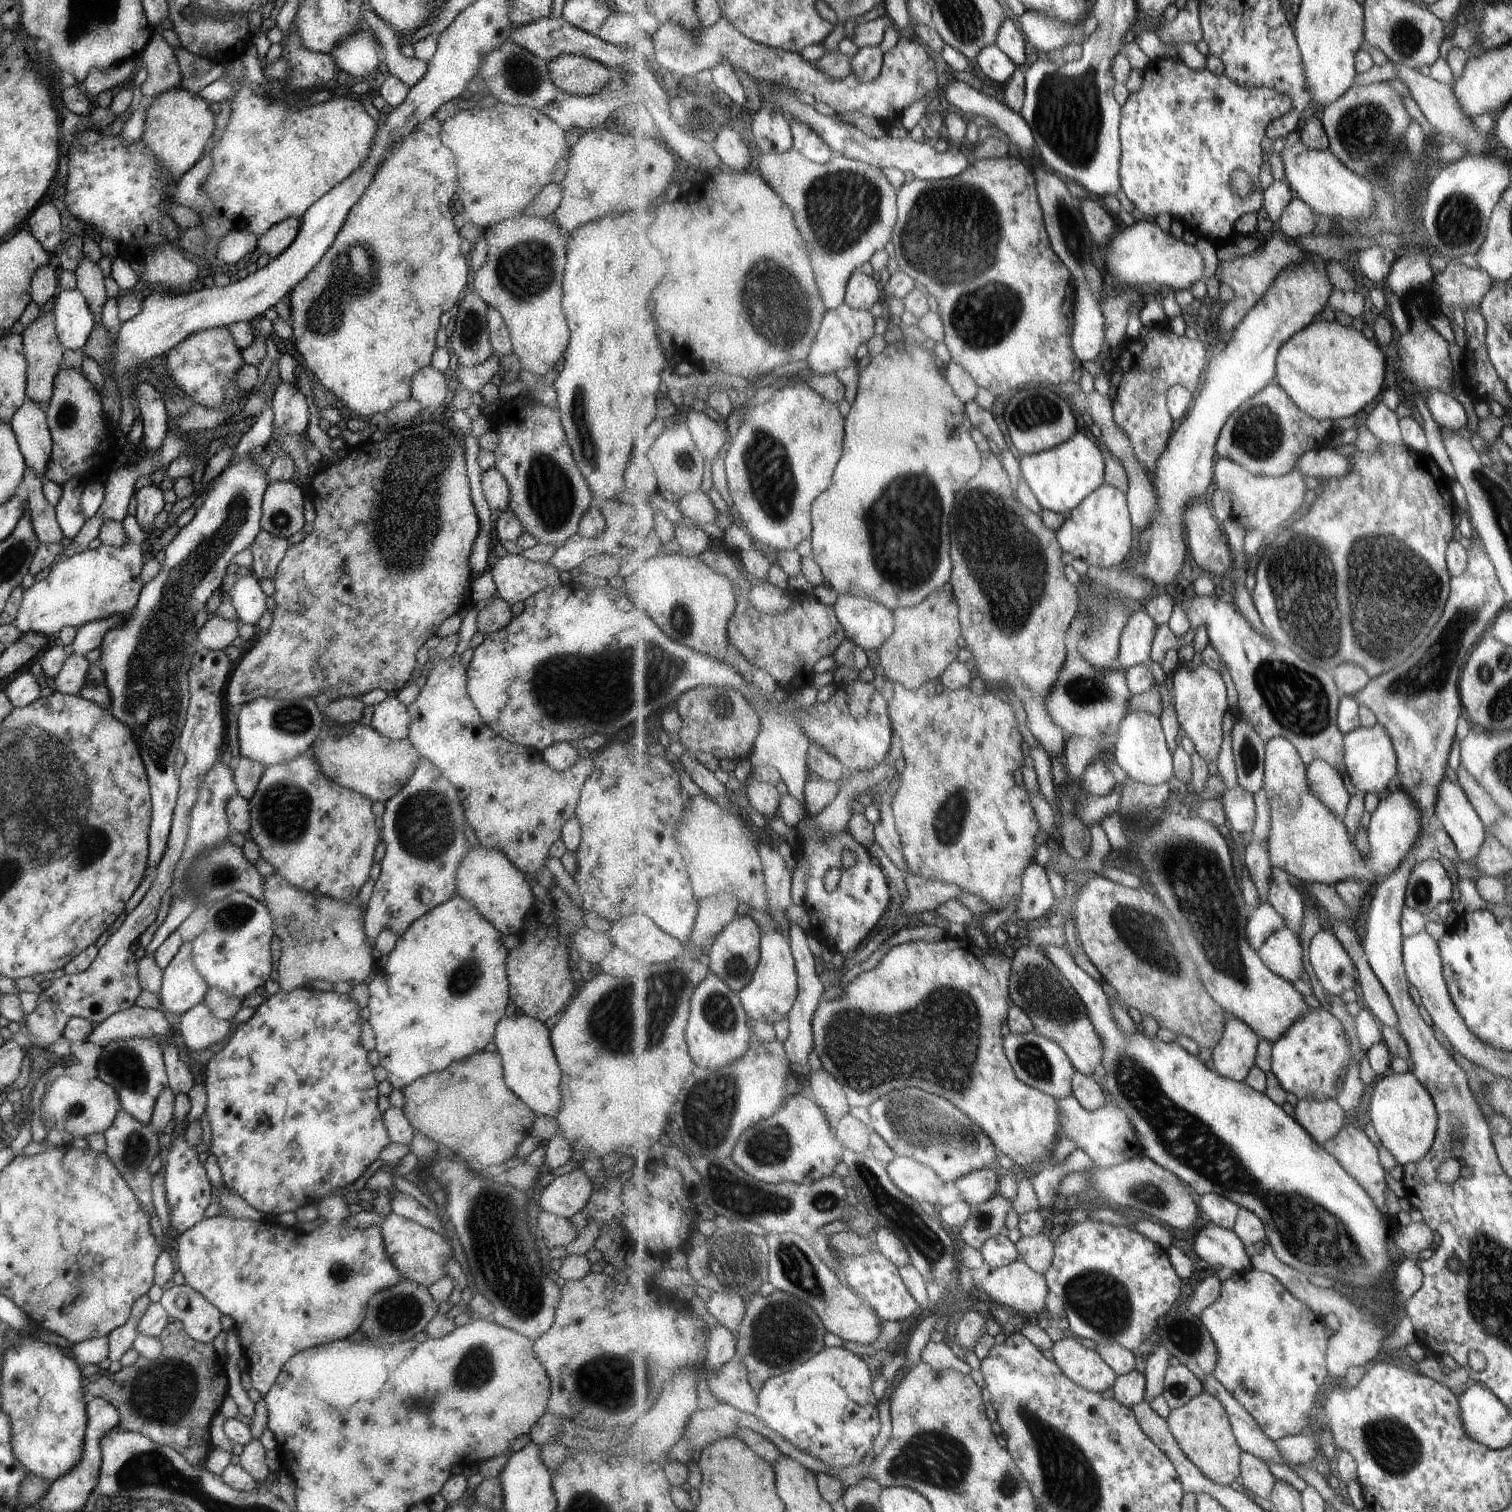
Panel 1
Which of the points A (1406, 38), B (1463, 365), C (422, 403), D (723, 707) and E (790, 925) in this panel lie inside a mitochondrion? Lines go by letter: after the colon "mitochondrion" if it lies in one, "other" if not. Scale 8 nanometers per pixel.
A: mitochondrion
B: other
C: other
D: mitochondrion
E: other

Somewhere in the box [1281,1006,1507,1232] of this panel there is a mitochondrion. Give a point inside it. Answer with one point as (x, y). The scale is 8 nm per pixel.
(1463, 1126)

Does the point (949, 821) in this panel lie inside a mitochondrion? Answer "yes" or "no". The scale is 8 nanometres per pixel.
yes

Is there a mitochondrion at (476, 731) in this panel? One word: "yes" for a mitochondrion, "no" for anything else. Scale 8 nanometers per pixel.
no

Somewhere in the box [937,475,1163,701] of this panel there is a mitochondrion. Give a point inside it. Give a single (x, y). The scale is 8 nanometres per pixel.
(1013, 591)

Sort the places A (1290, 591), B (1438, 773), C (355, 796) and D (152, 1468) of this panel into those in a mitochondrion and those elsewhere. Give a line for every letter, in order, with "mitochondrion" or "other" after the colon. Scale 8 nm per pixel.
A: mitochondrion
B: other
C: other
D: mitochondrion

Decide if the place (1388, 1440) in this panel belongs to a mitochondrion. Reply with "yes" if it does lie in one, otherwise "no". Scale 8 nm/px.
yes

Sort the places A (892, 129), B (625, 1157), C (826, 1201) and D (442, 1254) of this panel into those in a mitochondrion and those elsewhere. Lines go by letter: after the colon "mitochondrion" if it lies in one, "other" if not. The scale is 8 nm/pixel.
A: other
B: other
C: mitochondrion
D: other

